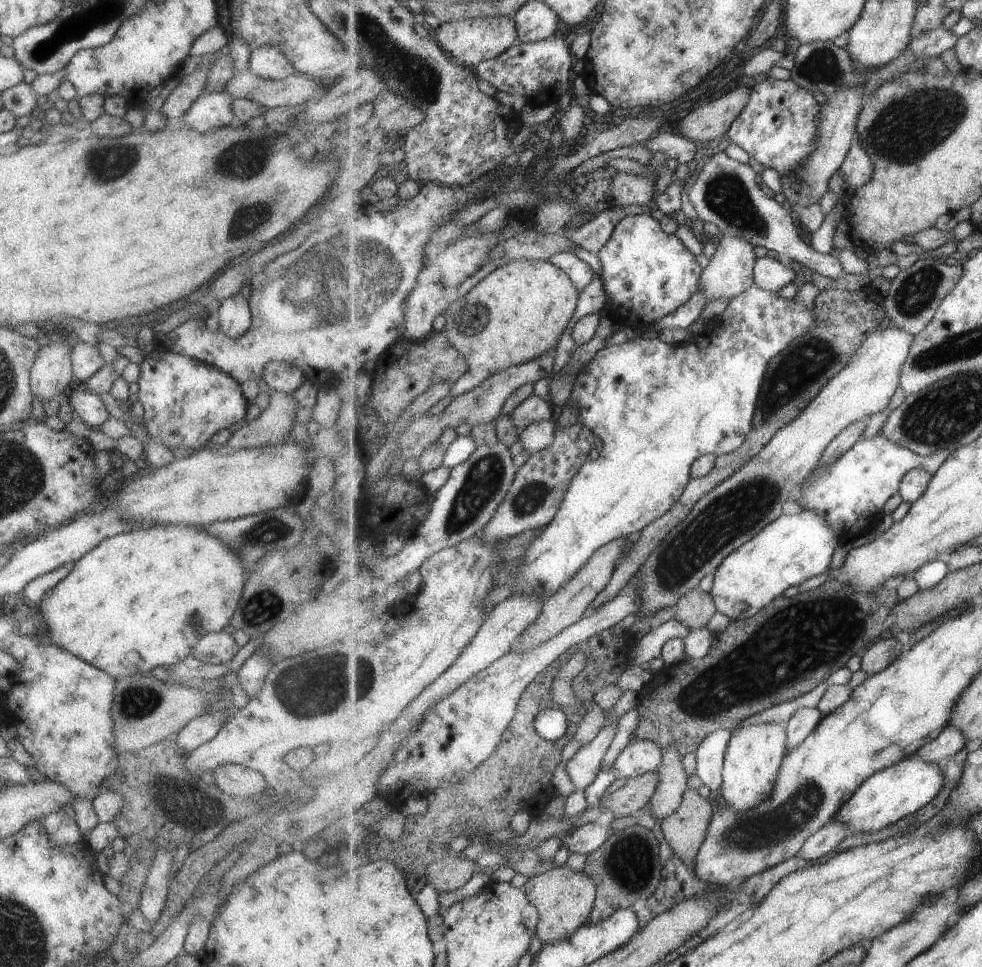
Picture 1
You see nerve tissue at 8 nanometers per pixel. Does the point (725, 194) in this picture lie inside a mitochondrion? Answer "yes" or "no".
yes

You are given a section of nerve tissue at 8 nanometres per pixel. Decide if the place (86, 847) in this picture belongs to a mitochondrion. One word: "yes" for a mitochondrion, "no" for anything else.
no

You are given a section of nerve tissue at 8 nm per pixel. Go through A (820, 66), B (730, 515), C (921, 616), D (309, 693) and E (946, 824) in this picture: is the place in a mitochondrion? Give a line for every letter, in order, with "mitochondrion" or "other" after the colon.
A: mitochondrion
B: mitochondrion
C: mitochondrion
D: mitochondrion
E: other

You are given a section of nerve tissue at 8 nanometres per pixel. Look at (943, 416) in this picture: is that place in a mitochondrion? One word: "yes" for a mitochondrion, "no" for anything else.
yes

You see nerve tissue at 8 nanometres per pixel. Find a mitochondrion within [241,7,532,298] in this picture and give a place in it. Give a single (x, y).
(412, 73)

